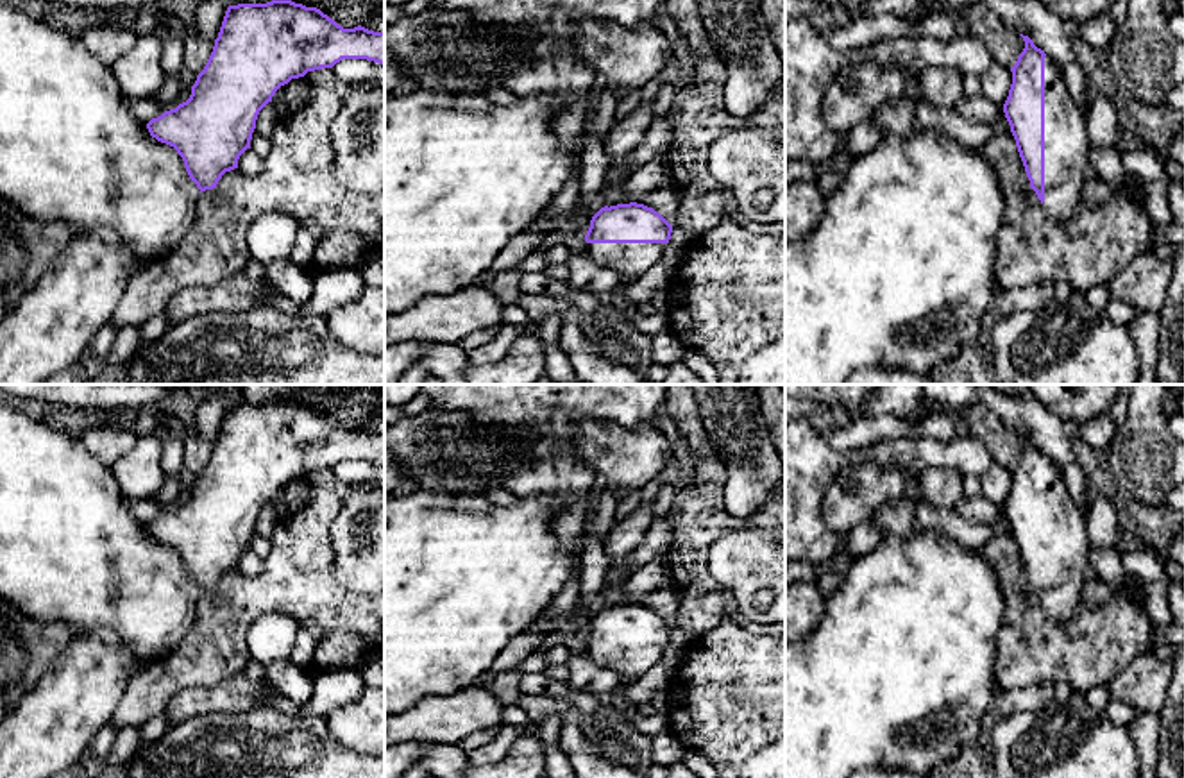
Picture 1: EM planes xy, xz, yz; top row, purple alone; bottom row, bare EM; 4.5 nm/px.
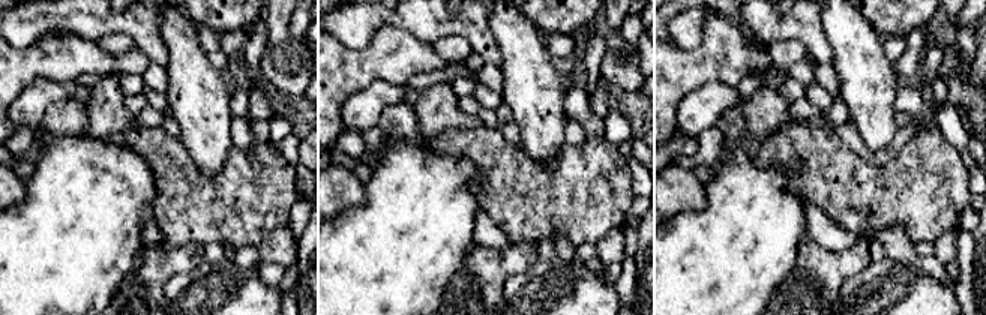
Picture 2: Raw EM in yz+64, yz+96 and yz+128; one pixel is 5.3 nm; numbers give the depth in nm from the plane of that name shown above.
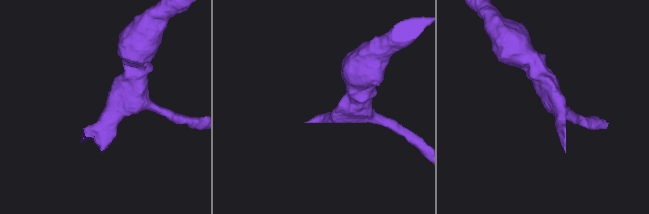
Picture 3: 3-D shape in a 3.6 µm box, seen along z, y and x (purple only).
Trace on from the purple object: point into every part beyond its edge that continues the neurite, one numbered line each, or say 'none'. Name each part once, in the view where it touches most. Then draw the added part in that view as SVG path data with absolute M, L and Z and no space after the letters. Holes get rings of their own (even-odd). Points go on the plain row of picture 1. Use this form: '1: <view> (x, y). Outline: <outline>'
1: yz (1066, 548). Outline: M1044 456L1044 603L1055 622L1073 617L1091 574L1086 517L1075 504L1057 461Z

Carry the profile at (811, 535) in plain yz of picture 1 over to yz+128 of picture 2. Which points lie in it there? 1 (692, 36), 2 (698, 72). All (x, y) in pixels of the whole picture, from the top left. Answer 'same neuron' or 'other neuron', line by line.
1: other neuron
2: same neuron

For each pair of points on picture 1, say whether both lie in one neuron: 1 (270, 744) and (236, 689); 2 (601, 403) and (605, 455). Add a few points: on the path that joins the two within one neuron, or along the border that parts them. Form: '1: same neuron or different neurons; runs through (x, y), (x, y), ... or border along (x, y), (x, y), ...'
1: different neurons; border along (267, 705), (256, 710), (233, 712)
2: different neurons; border along (644, 424), (578, 419), (567, 446)

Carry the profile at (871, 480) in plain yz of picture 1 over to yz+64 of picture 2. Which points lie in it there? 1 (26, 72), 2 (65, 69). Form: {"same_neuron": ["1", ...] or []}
{"same_neuron": []}

